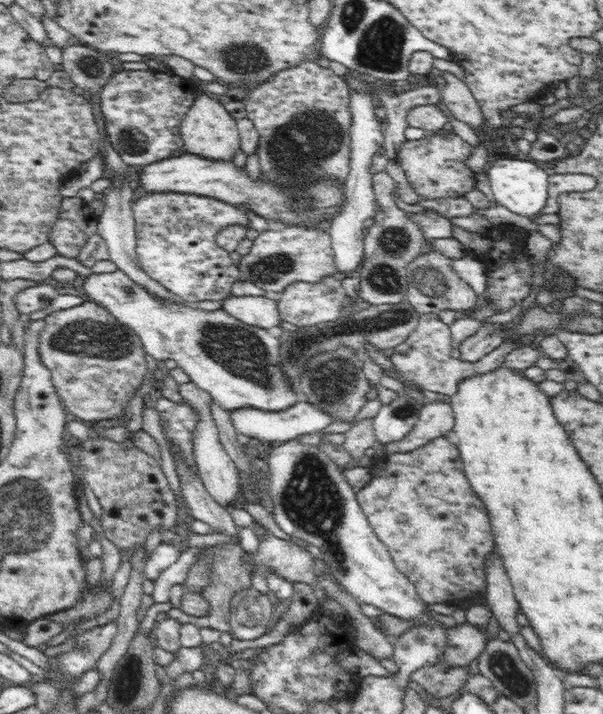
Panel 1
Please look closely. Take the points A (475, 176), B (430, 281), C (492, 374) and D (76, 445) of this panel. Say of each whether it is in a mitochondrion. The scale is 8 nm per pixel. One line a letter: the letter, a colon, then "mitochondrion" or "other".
A: other
B: mitochondrion
C: other
D: other

